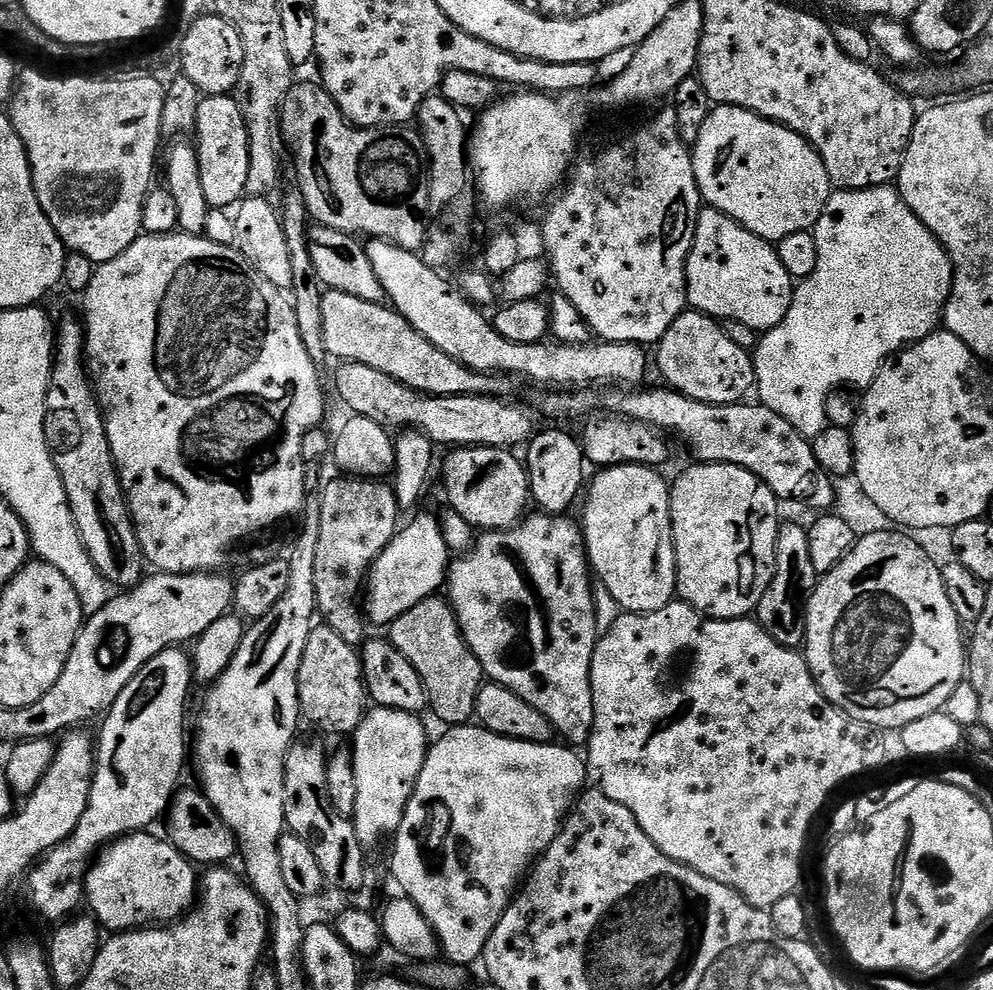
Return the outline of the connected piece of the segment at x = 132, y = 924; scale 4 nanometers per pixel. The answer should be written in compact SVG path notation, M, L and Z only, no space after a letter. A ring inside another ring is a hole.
M151 831L130 832L113 840L91 861L84 878L84 895L91 915L101 929L119 934L147 928L152 925L167 926L192 911L198 900L198 872L188 857L183 856L163 835L151 836Z

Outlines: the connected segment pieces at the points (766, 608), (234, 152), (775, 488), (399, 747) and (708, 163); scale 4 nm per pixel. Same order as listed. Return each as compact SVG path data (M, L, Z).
M781 523L780 533L776 539L776 571L772 574L770 586L758 602L754 619L760 623L762 630L787 648L799 649L804 642L804 610L808 597L816 588L818 574L810 563L810 544L808 529L802 523Z
M235 95L204 96L201 99L194 129L195 136L198 170L209 209L228 210L239 205L246 196L246 178L250 171L250 142L246 134L246 122L242 118L242 110Z
M667 386L659 387L649 392L605 387L601 391L604 393L596 400L600 407L597 409L648 424L673 437L676 435L696 455L697 461L705 464L733 464L750 470L759 480L766 482L766 486L770 486L776 499L781 502L797 500L808 508L820 508L816 510L828 510L835 505L833 479L827 472L820 470L809 437L798 434L798 430L794 430L786 418L755 403L703 404Z
M379 706L365 711L364 720L354 733L356 741L350 744L352 761L354 762L354 778L358 782L358 802L354 823L360 843L371 846L379 842L383 836L391 837L396 827L402 822L408 799L412 796L412 787L422 774L424 759L428 757L430 739L419 715L402 710L390 710Z
M729 104L713 107L691 153L696 184L700 188L703 203L725 212L731 220L737 220L746 230L769 242L779 242L790 234L815 229L834 191L822 158L798 133L745 108L735 108Z

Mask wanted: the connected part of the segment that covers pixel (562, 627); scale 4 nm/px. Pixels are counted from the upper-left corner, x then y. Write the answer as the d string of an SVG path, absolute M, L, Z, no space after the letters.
M525 515L524 519L514 528L503 530L484 530L475 537L474 543L467 552L457 555L451 561L446 581L446 599L456 611L462 634L470 646L470 650L478 658L485 677L493 684L500 684L516 692L522 702L534 706L538 714L542 714L552 723L552 731L557 737L563 738L569 745L587 745L588 737L594 726L594 698L592 697L592 655L596 649L598 628L596 632L596 600L592 597L593 577L590 575L588 553L584 550L584 533L581 525L568 520L567 515Z

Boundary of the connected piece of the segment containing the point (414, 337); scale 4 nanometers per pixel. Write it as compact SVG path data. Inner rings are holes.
M325 291L322 306L322 334L324 350L329 357L337 356L340 362L362 362L390 374L406 387L425 396L499 396L507 397L509 377L491 372L475 372L462 366L450 354L442 354L438 346L426 342L406 318L402 318L391 307L383 303L363 301L350 294Z

